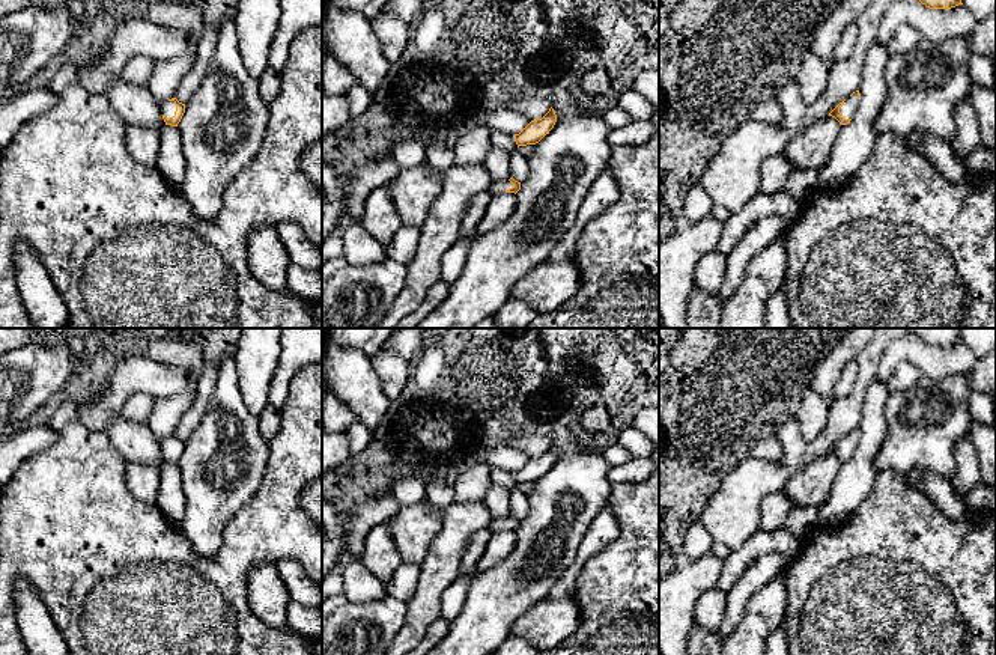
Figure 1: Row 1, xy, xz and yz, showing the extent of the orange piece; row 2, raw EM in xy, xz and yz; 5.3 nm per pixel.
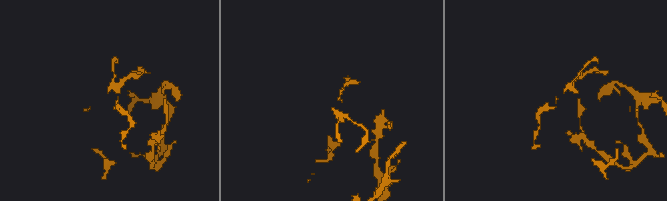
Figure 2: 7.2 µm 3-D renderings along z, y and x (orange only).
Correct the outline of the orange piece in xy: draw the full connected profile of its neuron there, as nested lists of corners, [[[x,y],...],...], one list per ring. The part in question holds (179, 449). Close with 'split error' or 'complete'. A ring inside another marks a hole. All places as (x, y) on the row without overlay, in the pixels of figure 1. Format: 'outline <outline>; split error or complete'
outline [[[176,435],[161,440],[159,446],[165,462],[172,464],[178,464],[185,450],[185,441],[179,440]]]; split error

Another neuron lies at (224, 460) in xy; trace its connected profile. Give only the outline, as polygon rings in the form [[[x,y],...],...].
[[[233,351],[218,366],[209,407],[185,441],[178,461],[185,492],[185,516],[179,527],[197,556],[212,557],[221,548],[227,522],[259,489],[268,458],[269,441],[262,437],[257,416],[245,408],[239,391]]]

